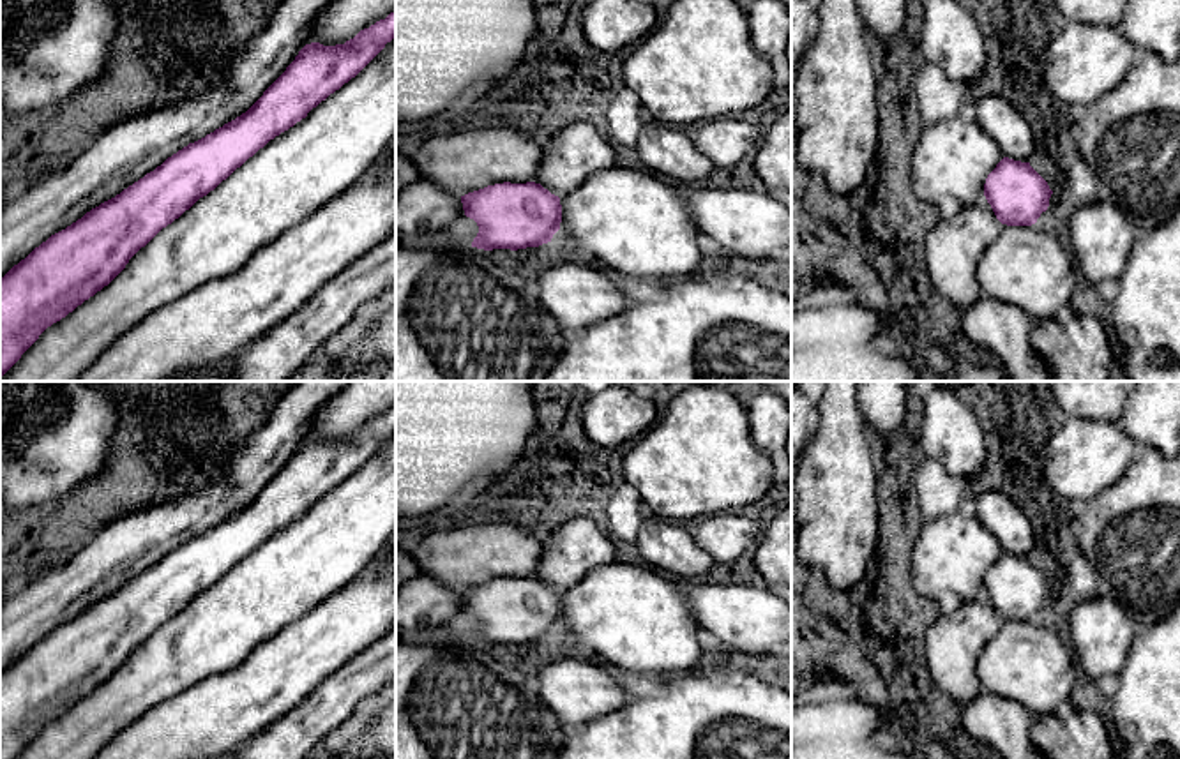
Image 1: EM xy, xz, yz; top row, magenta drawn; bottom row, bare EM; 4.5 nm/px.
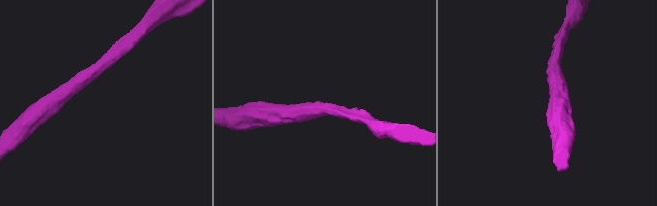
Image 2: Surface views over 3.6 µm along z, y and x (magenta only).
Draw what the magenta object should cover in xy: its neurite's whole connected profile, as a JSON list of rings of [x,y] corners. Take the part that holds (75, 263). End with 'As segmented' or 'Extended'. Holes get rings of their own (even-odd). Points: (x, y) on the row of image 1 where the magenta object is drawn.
[[[396,11],[344,44],[306,44],[286,71],[240,116],[189,143],[115,198],[51,235],[0,279],[0,378],[53,323],[108,286],[163,228],[214,191],[270,139],[355,78],[396,37]]]. As segmented

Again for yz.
[[[1003,157],[987,175],[984,196],[1007,226],[1032,226],[1049,207],[1053,191],[1030,162]]]. As segmented

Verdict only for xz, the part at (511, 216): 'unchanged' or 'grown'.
unchanged

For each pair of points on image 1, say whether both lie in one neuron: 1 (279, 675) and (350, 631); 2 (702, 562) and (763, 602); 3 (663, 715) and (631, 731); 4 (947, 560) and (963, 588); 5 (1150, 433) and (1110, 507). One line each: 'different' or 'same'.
1: same
2: different
3: same
4: same
5: different

